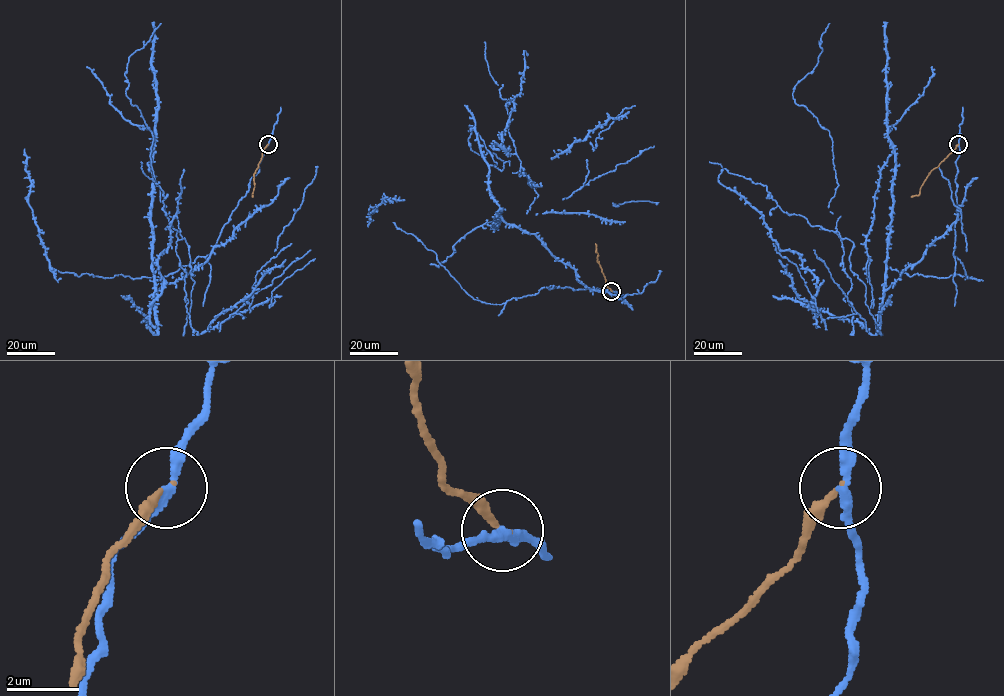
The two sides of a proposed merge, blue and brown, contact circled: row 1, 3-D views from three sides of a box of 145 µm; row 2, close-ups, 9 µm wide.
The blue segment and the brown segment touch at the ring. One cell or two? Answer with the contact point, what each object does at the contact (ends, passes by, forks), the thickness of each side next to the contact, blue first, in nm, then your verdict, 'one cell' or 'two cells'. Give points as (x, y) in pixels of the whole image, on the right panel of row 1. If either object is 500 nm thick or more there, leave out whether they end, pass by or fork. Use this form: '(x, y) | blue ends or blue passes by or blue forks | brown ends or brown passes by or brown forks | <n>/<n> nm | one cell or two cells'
(958, 144) | blue passes by | brown ends | 240/160 nm | two cells

